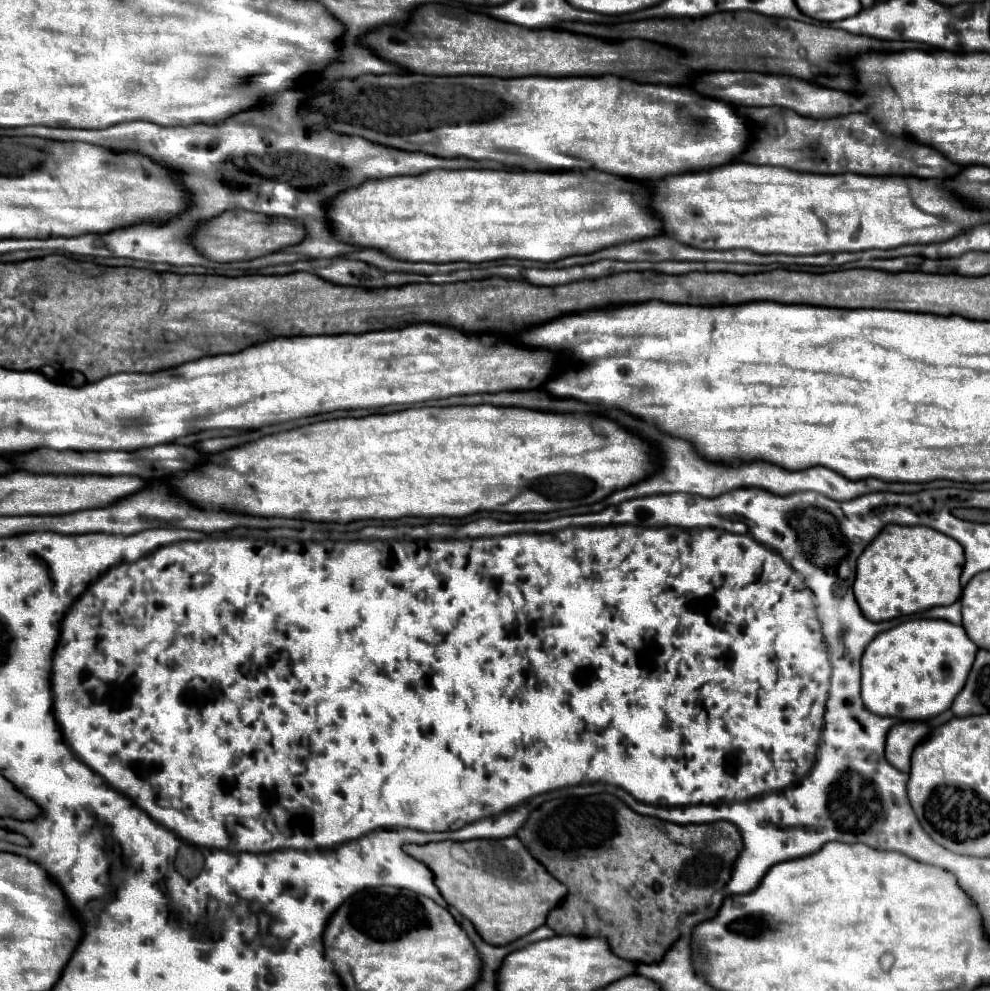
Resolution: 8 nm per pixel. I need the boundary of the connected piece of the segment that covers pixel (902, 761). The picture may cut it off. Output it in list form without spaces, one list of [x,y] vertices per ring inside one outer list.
[[[909,721],[909,723],[897,723],[887,733],[887,745],[885,745],[885,759],[899,771],[909,773],[909,761],[913,747],[929,735],[931,727],[921,721]]]

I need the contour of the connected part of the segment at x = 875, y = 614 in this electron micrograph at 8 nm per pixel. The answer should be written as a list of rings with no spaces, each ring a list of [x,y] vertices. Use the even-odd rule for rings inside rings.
[[[885,525],[857,559],[855,599],[871,621],[889,621],[899,615],[923,613],[937,605],[951,605],[961,597],[959,575],[963,563],[963,547],[935,529]]]

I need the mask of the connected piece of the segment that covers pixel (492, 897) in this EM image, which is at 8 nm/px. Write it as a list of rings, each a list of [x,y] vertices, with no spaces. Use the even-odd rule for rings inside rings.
[[[517,837],[495,839],[495,841],[493,839],[473,839],[473,841],[463,841],[463,843],[439,841],[439,843],[427,843],[427,845],[405,845],[403,849],[411,857],[425,863],[435,873],[435,883],[441,895],[445,897],[445,901],[457,907],[459,913],[465,915],[475,925],[479,935],[491,945],[507,945],[535,931],[537,927],[545,923],[547,913],[555,909],[567,895],[567,887],[561,885],[553,875],[549,875],[549,871],[537,859],[531,857],[531,853],[525,849],[525,845]],[[453,847],[463,849],[463,861],[455,857]]]

